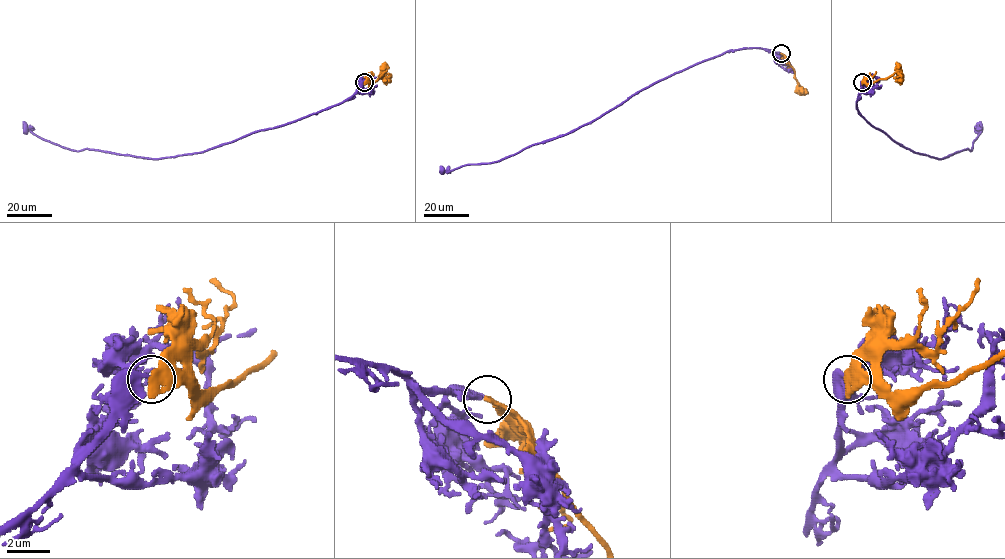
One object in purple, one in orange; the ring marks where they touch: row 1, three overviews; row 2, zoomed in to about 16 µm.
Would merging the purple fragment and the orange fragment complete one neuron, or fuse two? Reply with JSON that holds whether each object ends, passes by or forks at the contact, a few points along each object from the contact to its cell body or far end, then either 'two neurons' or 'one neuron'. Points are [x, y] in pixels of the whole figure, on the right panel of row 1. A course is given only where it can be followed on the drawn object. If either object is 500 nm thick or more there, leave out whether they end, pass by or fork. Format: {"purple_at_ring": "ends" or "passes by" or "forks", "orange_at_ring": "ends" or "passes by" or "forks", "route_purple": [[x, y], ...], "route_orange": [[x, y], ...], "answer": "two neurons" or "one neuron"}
{"purple_at_ring": "ends", "orange_at_ring": "ends", "route_purple": [[862, 82], [859, 113], [913, 152], [942, 159], [966, 148], [971, 151], [980, 130], [979, 121]], "route_orange": [[862, 82], [872, 83], [900, 71], [900, 85]], "answer": "one neuron"}

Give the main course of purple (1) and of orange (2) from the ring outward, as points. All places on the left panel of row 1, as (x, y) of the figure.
1: (364, 82), (341, 102), (303, 118), (202, 152), (158, 159), (88, 148), (73, 151), (34, 135), (23, 121)
2: (364, 82), (373, 83), (385, 71), (386, 85)

